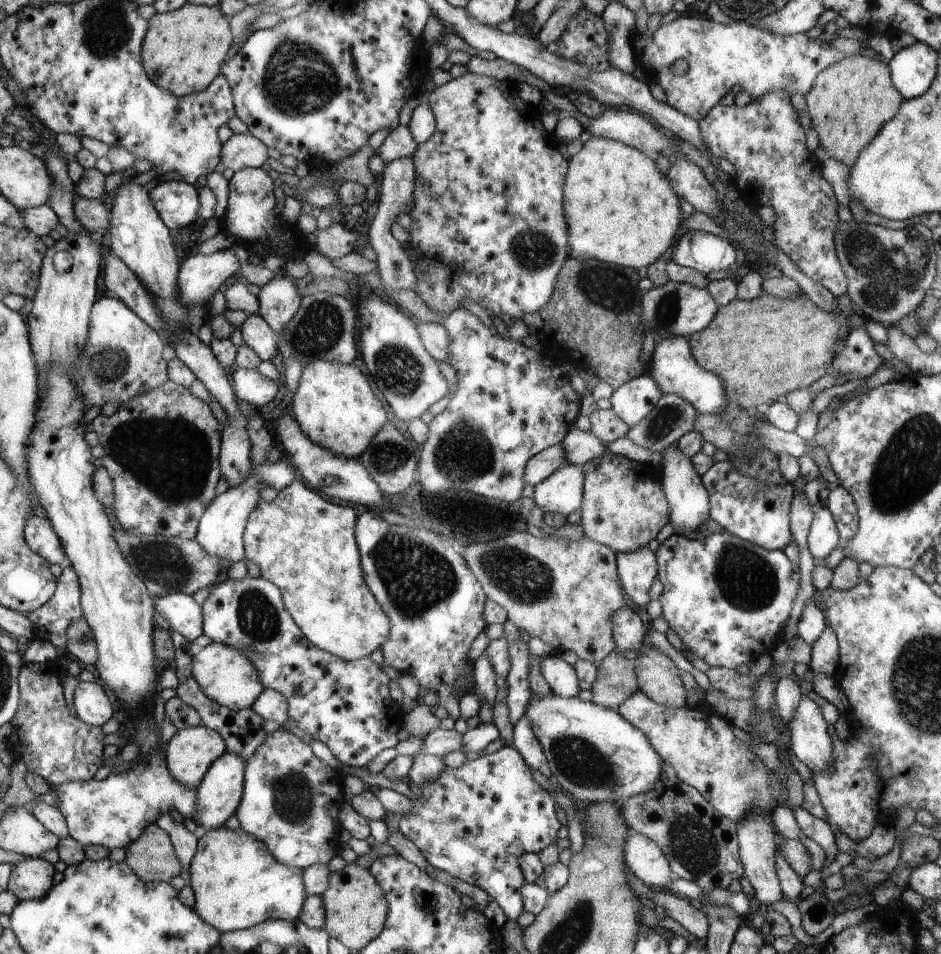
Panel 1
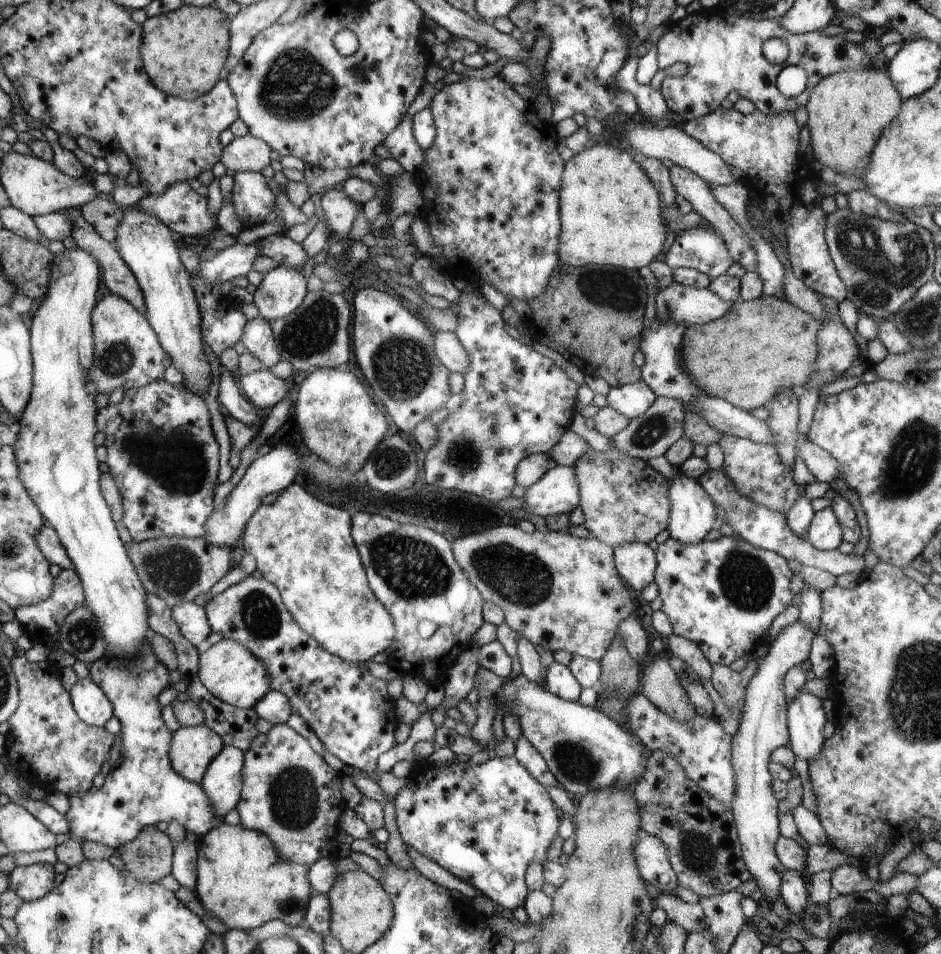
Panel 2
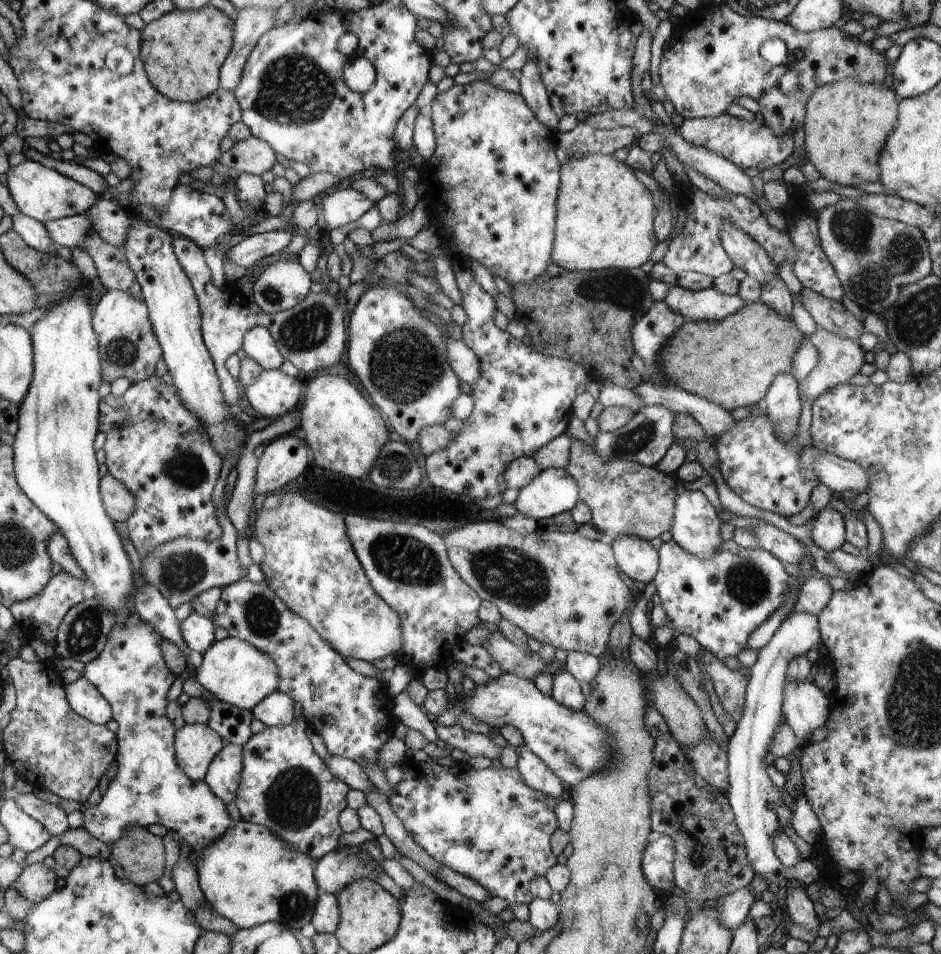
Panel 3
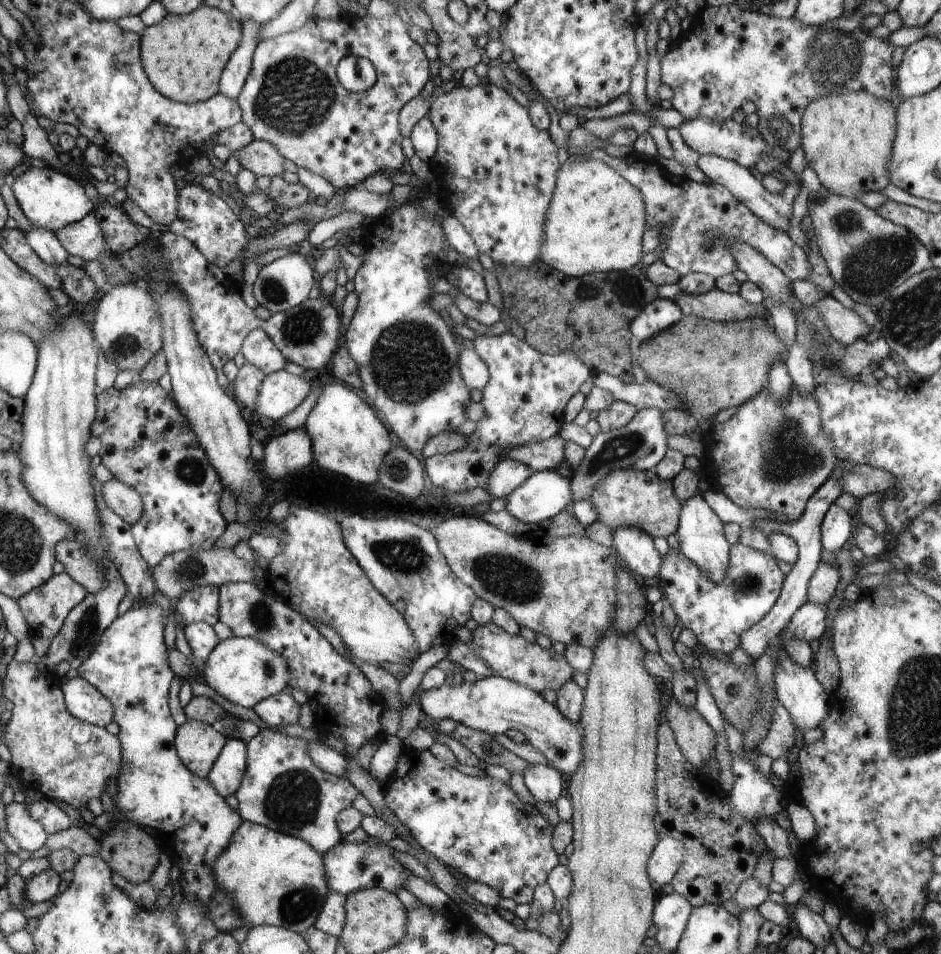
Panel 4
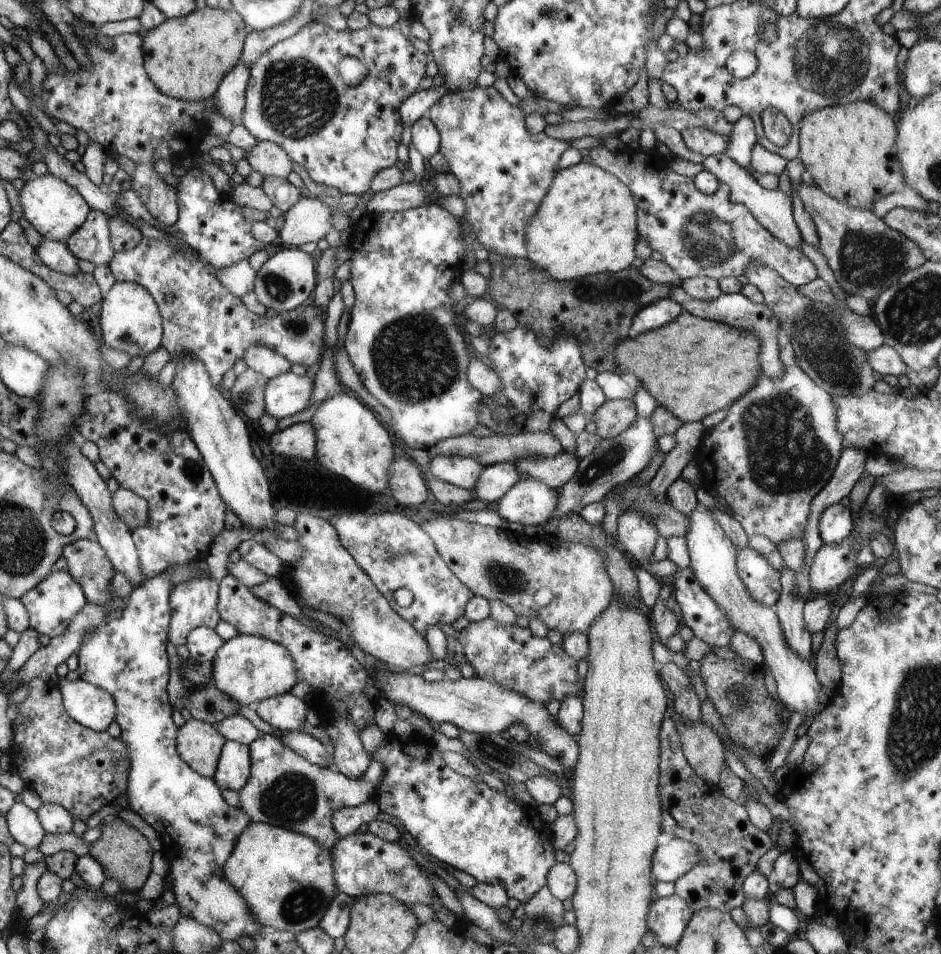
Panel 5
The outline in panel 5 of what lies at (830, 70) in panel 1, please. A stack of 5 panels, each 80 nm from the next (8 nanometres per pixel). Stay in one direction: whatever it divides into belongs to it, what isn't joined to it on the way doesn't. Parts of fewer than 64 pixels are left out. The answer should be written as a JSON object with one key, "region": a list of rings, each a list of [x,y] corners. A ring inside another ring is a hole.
{"region":[[[866,100],[816,108],[808,112],[799,125],[799,154],[805,170],[814,178],[815,186],[840,202],[864,210],[873,210],[872,204],[876,198],[900,191],[904,186],[904,178],[896,156],[898,134],[894,119],[894,116],[890,116],[888,112]]]}

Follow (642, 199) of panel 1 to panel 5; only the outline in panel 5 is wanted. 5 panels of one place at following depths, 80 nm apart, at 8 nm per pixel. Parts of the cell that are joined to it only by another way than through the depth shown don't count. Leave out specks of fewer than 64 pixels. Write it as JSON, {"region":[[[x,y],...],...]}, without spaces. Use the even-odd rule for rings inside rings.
{"region":[[[584,160],[557,172],[542,206],[538,208],[538,214],[534,216],[530,226],[526,226],[526,242],[529,243],[526,259],[534,262],[534,266],[539,270],[544,270],[546,274],[558,280],[615,274],[632,267],[637,258],[635,248],[641,238],[637,226],[638,206],[632,190],[614,174]]]}

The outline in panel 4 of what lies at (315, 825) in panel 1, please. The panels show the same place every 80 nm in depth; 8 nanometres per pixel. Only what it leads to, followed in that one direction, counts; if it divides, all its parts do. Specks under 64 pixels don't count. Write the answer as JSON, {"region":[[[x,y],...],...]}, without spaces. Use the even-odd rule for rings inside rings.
{"region":[[[261,728],[260,732],[258,732],[252,740],[248,740],[246,743],[248,744],[248,767],[246,768],[244,779],[241,781],[240,790],[236,793],[239,802],[237,812],[240,814],[243,821],[252,822],[253,824],[258,824],[273,829],[274,831],[288,834],[288,836],[300,838],[300,840],[304,840],[312,845],[318,853],[324,854],[328,851],[332,851],[334,847],[337,847],[338,842],[342,840],[342,834],[340,834],[341,830],[337,828],[337,817],[340,815],[340,812],[345,811],[348,806],[352,807],[354,798],[360,794],[360,792],[356,790],[356,786],[352,785],[345,777],[334,776],[333,773],[322,770],[317,762],[314,761],[314,758],[308,754],[310,744],[306,744],[304,738],[286,736],[277,730],[274,731],[272,728]]]}

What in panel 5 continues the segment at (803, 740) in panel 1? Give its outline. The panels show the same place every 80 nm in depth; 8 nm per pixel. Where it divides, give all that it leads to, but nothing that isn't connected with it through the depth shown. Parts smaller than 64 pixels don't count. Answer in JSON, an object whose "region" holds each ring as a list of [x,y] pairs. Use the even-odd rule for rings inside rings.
{"region":[[[698,504],[690,512],[688,518],[690,518],[690,530],[684,538],[686,538],[688,552],[690,552],[690,568],[694,572],[694,578],[702,584],[702,588],[710,594],[710,598],[718,604],[718,608],[722,612],[726,612],[730,624],[760,644],[764,668],[771,670],[778,687],[777,698],[793,714],[798,714],[798,712],[804,714],[804,720],[808,724],[824,710],[820,704],[822,686],[816,677],[812,663],[804,660],[802,656],[798,656],[788,646],[780,628],[780,622],[775,615],[775,606],[764,608],[750,596],[744,582],[740,580],[740,574],[736,568],[738,549],[714,520],[710,510],[702,504]]]}

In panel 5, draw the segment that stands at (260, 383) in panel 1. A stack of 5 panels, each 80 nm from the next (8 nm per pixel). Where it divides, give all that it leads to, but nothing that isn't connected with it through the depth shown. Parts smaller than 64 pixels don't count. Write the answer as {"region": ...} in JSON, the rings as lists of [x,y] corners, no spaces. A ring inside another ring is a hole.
{"region":[[[289,372],[268,379],[265,387],[265,412],[278,421],[308,408],[312,402],[313,378]]]}

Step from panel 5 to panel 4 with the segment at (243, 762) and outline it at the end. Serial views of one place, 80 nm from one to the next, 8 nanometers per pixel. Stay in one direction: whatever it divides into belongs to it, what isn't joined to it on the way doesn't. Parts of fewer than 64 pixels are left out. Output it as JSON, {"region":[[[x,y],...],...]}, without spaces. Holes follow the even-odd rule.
{"region":[[[228,740],[218,756],[208,780],[222,797],[236,794],[248,767],[248,744],[242,740]]]}

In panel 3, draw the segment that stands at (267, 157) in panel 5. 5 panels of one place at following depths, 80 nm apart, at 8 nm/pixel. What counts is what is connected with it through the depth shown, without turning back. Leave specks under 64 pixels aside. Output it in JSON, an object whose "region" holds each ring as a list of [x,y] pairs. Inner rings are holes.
{"region":[[[251,135],[245,140],[236,142],[217,162],[222,164],[226,172],[236,170],[239,173],[261,176],[268,170],[272,171],[277,162],[275,152],[268,142]]]}

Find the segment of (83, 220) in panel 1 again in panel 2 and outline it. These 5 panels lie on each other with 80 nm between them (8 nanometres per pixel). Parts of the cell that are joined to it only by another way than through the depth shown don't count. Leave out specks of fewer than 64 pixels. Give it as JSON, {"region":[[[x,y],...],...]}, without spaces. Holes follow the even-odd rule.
{"region":[[[98,196],[97,199],[92,200],[80,210],[85,220],[102,239],[114,243],[118,222],[124,216],[124,207],[112,202],[110,198],[100,198]]]}

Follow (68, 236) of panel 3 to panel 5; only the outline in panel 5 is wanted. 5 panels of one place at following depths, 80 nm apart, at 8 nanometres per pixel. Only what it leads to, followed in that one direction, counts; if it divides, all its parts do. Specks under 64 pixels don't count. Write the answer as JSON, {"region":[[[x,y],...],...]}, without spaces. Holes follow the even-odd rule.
{"region":[[[90,210],[81,228],[74,232],[65,245],[76,259],[83,259],[95,266],[109,264],[116,255],[109,231],[109,218],[98,210]]]}

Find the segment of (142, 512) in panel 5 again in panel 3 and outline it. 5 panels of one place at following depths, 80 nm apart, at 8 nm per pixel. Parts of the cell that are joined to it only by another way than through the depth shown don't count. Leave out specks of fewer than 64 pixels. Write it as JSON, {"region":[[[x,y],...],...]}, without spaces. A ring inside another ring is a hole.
{"region":[[[109,473],[102,477],[101,494],[113,521],[125,523],[134,515],[134,496],[121,481]]]}

